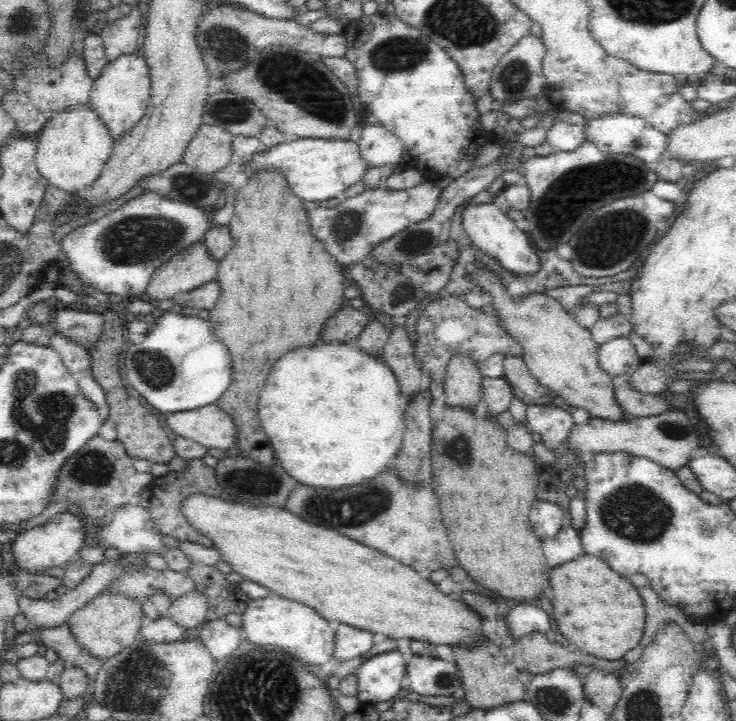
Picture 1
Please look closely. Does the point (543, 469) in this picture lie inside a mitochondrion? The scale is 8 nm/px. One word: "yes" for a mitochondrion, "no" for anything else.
no

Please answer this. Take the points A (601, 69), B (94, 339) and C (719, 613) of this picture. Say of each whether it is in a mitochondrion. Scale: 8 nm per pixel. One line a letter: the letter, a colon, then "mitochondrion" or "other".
A: other
B: other
C: other

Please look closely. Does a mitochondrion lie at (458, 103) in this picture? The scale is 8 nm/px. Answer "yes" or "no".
no

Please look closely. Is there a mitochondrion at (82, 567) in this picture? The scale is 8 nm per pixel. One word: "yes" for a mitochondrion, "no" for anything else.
no

